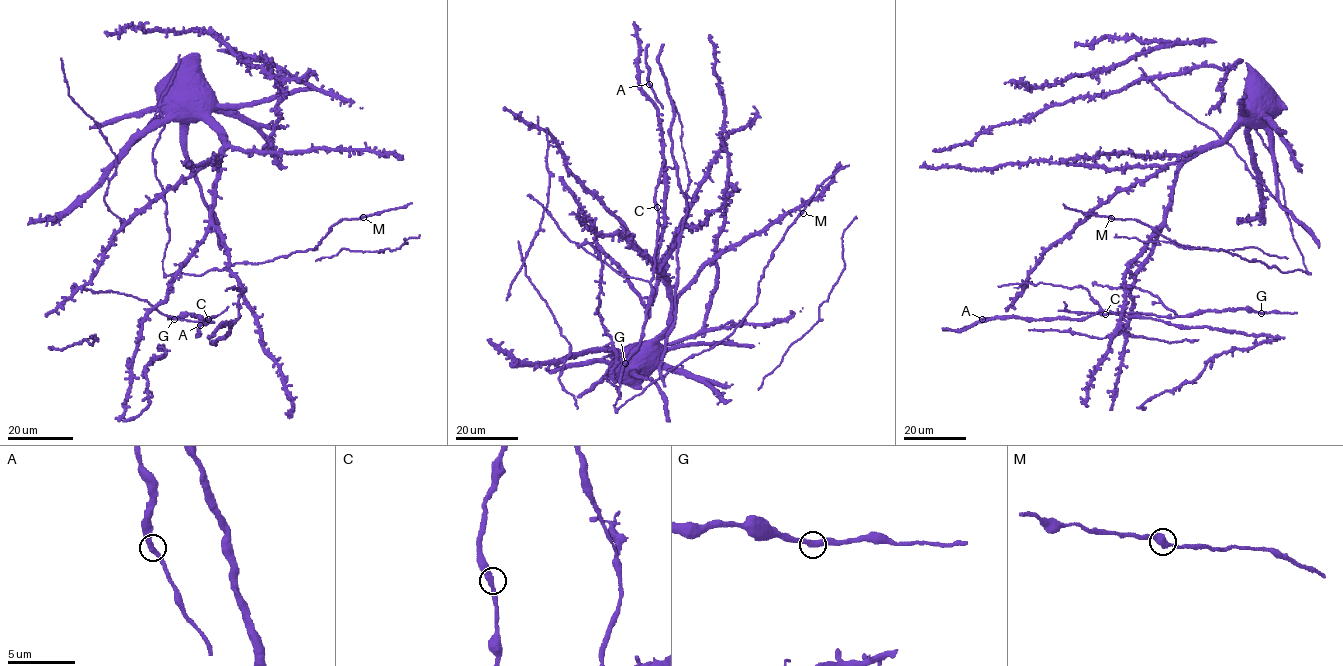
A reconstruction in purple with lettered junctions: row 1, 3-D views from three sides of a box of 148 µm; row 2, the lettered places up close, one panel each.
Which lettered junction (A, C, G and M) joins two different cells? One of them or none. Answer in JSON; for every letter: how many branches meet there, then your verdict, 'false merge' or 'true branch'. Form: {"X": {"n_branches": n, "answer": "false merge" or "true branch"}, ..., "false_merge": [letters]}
{"A": {"n_branches": 2, "answer": "true branch"}, "C": {"n_branches": 2, "answer": "true branch"}, "G": {"n_branches": 2, "answer": "true branch"}, "M": {"n_branches": 2, "answer": "true branch"}, "false_merge": []}

